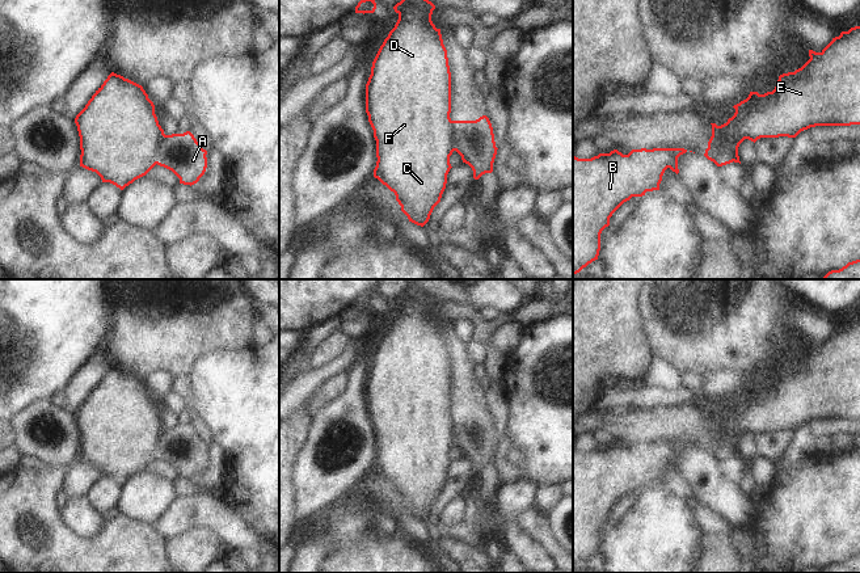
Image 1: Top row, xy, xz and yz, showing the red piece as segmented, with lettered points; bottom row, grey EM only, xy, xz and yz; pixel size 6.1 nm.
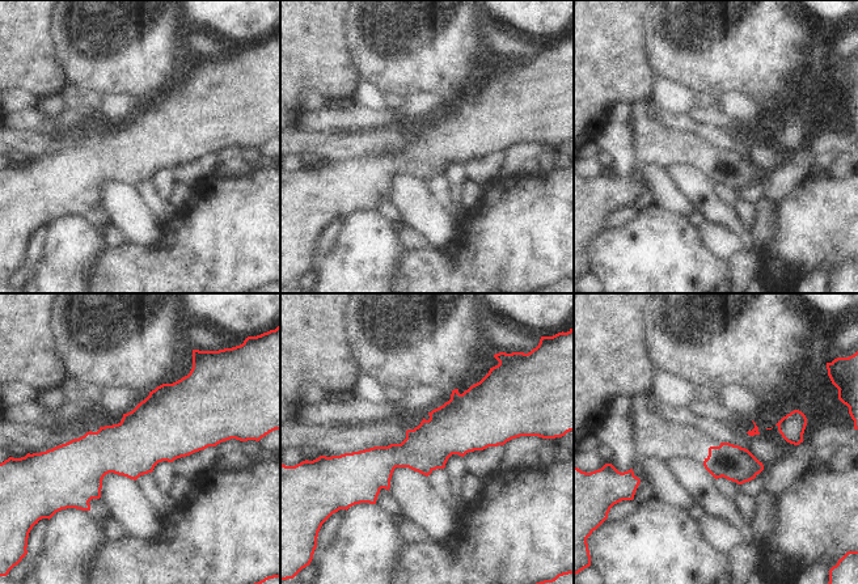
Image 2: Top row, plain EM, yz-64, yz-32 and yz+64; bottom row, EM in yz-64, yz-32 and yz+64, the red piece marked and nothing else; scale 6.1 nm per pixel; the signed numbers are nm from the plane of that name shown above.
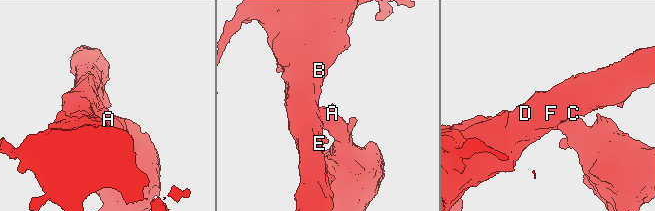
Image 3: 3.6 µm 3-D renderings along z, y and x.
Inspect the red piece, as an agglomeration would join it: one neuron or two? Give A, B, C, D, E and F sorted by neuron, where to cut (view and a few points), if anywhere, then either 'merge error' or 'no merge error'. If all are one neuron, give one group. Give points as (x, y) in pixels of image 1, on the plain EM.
groups A / B C D E F; cut xy (164, 428), (155, 456); merge error

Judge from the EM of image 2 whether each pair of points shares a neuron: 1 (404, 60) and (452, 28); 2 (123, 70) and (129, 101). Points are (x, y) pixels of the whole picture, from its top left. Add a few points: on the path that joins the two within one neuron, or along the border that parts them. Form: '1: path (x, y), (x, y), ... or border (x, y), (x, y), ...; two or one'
1: path (415, 49), (422, 42), (432, 42), (440, 34); one
2: border (104, 93), (131, 93), (148, 98); two

